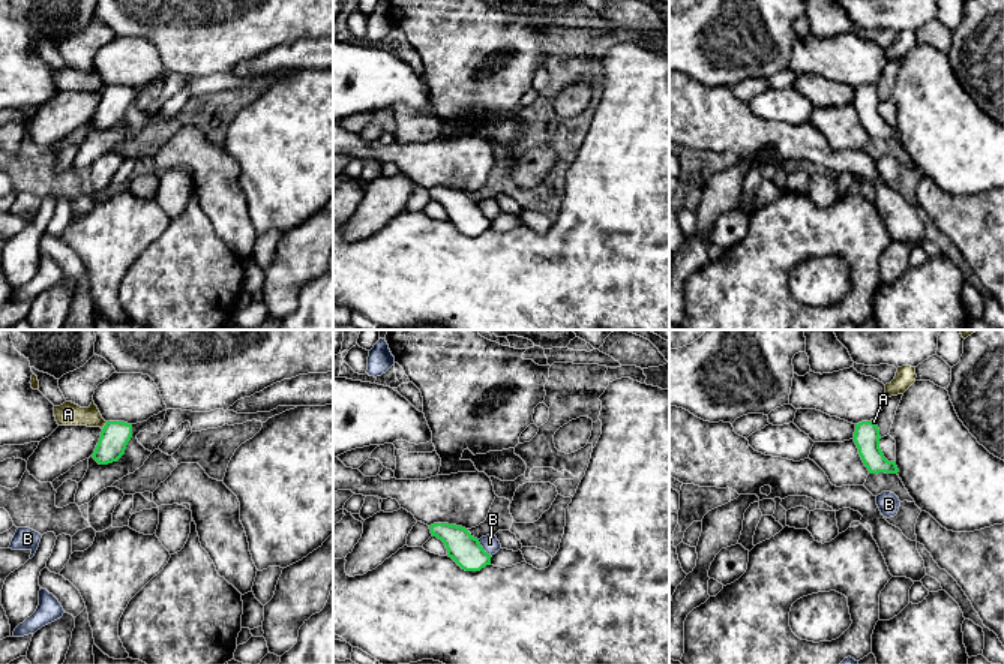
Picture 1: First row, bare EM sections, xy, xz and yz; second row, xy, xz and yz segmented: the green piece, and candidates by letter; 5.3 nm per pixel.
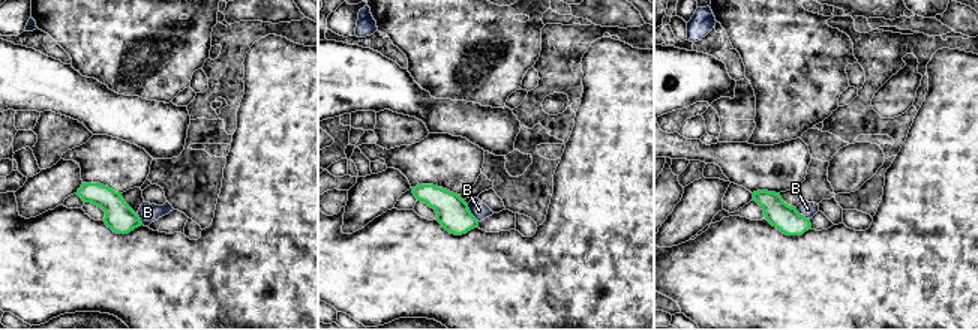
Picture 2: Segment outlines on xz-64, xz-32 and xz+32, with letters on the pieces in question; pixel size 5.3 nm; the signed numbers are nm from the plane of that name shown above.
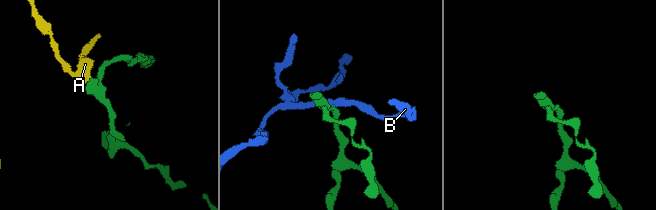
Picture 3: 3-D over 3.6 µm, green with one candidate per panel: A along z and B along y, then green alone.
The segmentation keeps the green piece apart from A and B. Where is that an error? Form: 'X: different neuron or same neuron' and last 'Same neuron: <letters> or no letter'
A: same neuron
B: different neuron
Same neuron: A

